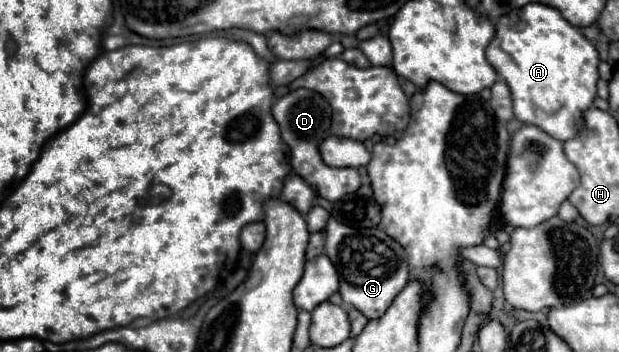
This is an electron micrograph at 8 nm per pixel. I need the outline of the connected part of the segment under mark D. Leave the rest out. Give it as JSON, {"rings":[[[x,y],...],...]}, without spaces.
{"rings":[[[296,89],[288,95],[284,95],[282,99],[278,99],[272,107],[272,115],[274,121],[280,127],[282,133],[282,141],[290,147],[292,151],[292,167],[294,171],[308,181],[308,185],[316,185],[320,197],[328,199],[328,201],[340,201],[344,195],[354,193],[356,189],[360,189],[360,175],[356,169],[334,169],[324,165],[320,153],[318,153],[318,145],[320,139],[328,137],[328,127],[330,127],[330,115],[332,111],[328,109],[328,103],[324,101],[324,97],[320,97],[318,93],[310,91],[310,89]]]}

